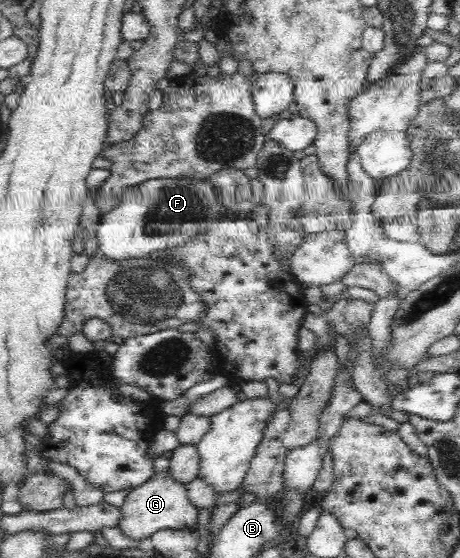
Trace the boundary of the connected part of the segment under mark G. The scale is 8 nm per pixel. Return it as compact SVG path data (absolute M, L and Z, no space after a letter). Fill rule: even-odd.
M170 468L160 472L157 471L149 481L132 489L126 495L124 504L120 507L120 510L122 514L120 515L118 528L120 528L120 531L128 537L128 539L133 539L134 541L151 538L152 535L159 530L189 530L191 527L197 525L197 514L199 511L189 499L188 483L174 479L170 474Z

